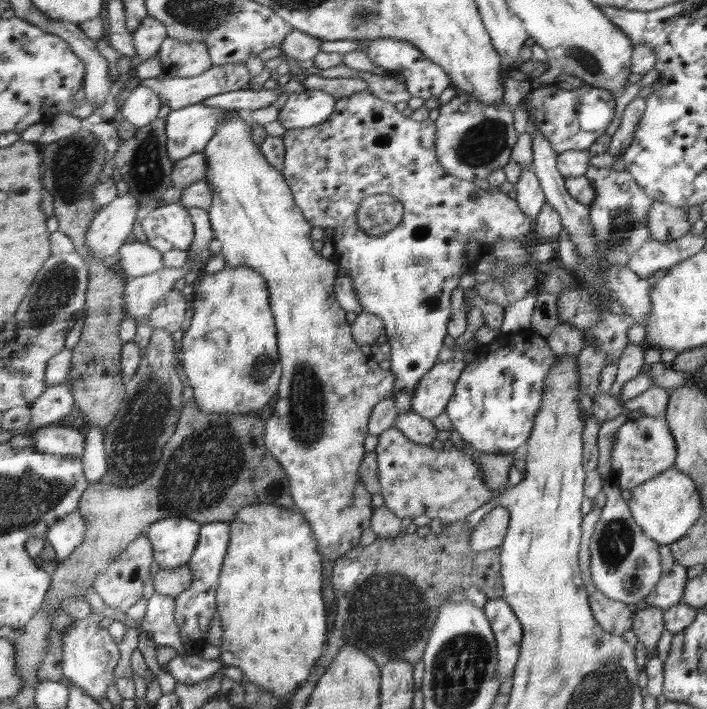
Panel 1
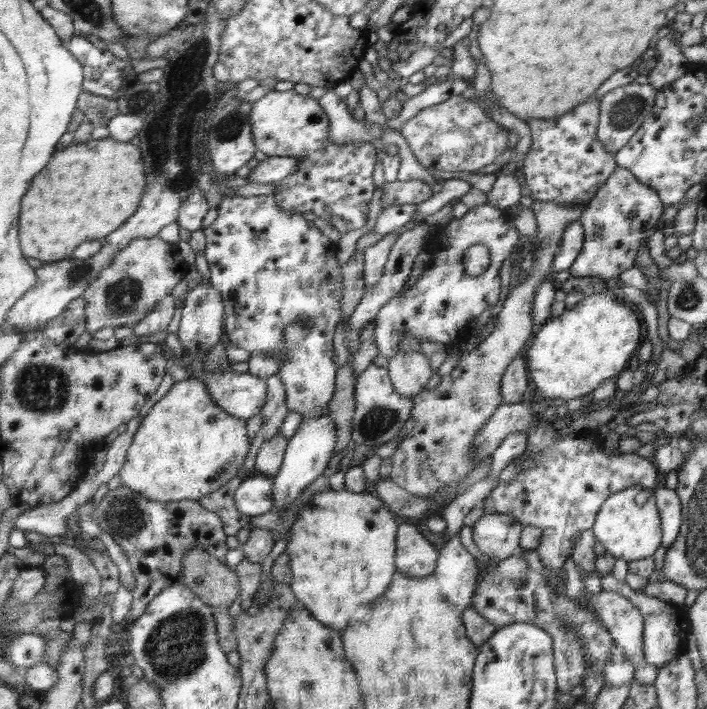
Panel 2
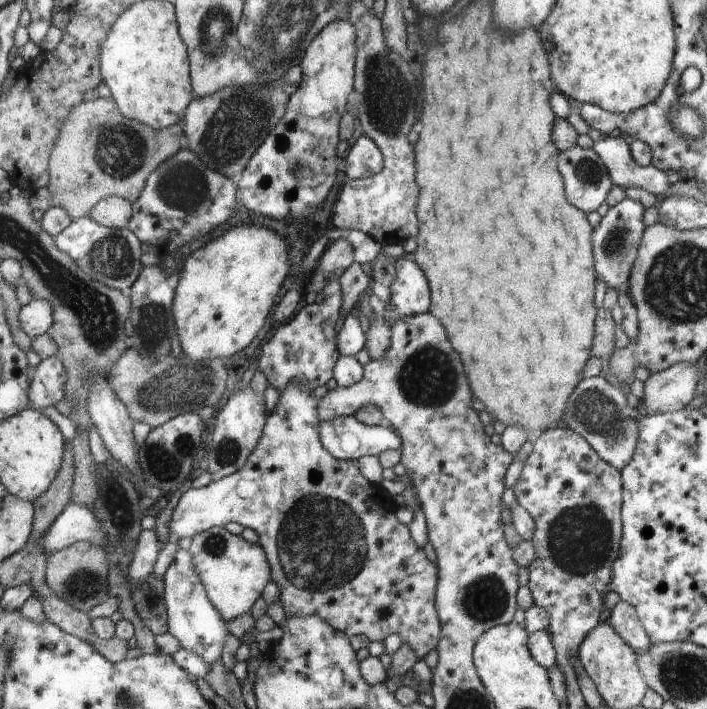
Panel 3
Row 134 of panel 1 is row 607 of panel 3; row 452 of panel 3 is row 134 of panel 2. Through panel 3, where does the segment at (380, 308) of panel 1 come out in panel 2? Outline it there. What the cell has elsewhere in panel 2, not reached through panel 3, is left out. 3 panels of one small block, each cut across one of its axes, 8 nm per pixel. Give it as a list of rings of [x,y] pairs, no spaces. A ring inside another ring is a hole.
[[[292,89],[288,91],[273,90],[263,98],[253,103],[252,108],[252,135],[257,150],[264,152],[268,157],[292,156],[299,160],[292,174],[275,183],[273,197],[283,210],[302,216],[322,218],[332,224],[341,234],[351,230],[361,229],[368,220],[368,204],[372,200],[374,182],[372,172],[376,164],[376,148],[369,142],[355,142],[345,145],[336,145],[327,141],[329,136],[329,115],[318,100],[312,97],[296,94]]]

